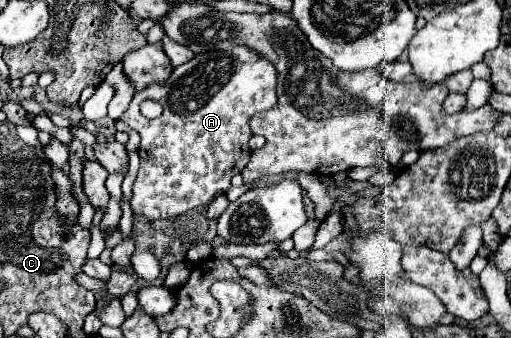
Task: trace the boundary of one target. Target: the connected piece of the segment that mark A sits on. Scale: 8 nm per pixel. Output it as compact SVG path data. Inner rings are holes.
M235 44L229 50L197 54L193 60L177 66L163 84L153 82L145 90L137 92L121 118L125 124L129 124L141 134L141 146L137 150L141 166L137 172L137 180L133 184L133 200L131 200L133 214L149 220L173 218L191 208L205 206L215 196L225 194L231 186L231 178L239 174L249 162L251 154L251 148L247 146L251 138L249 118L277 104L275 86L277 86L275 66L267 58L263 56L259 58L259 54L253 48ZM147 98L163 104L165 110L159 118L149 120L141 116L139 104Z

